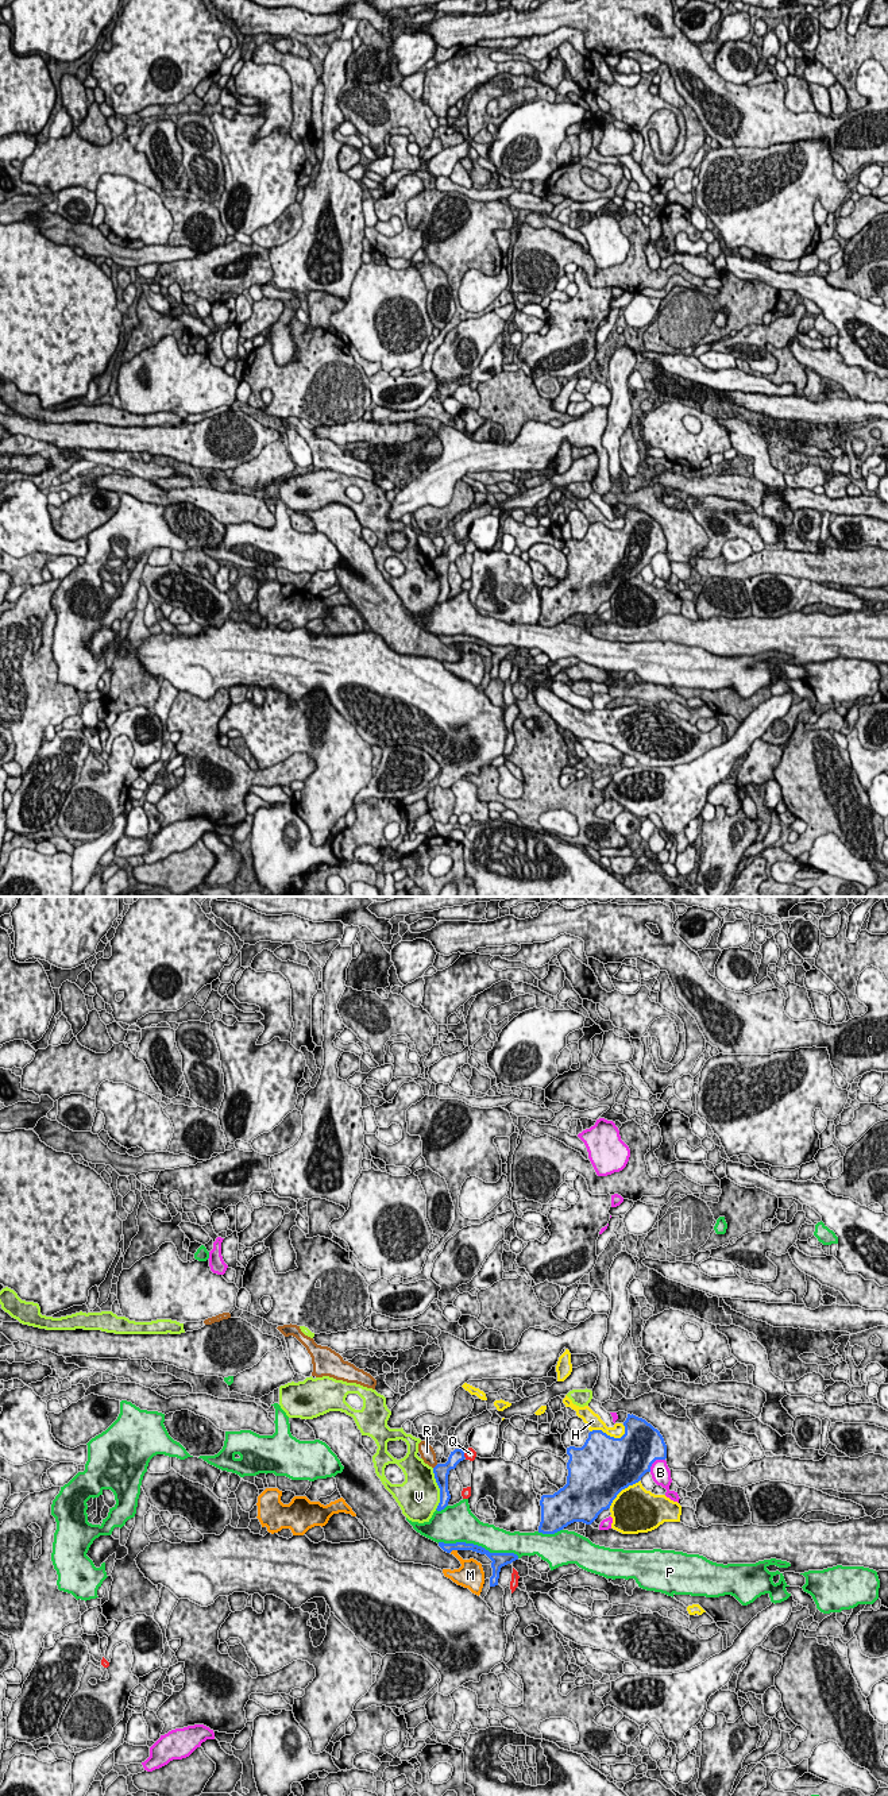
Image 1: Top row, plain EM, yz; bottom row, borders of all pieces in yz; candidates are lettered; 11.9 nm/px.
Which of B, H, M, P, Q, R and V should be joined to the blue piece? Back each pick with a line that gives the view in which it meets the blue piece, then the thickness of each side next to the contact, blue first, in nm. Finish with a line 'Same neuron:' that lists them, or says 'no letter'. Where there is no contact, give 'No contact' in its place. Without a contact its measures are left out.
Same neuron: no letter

